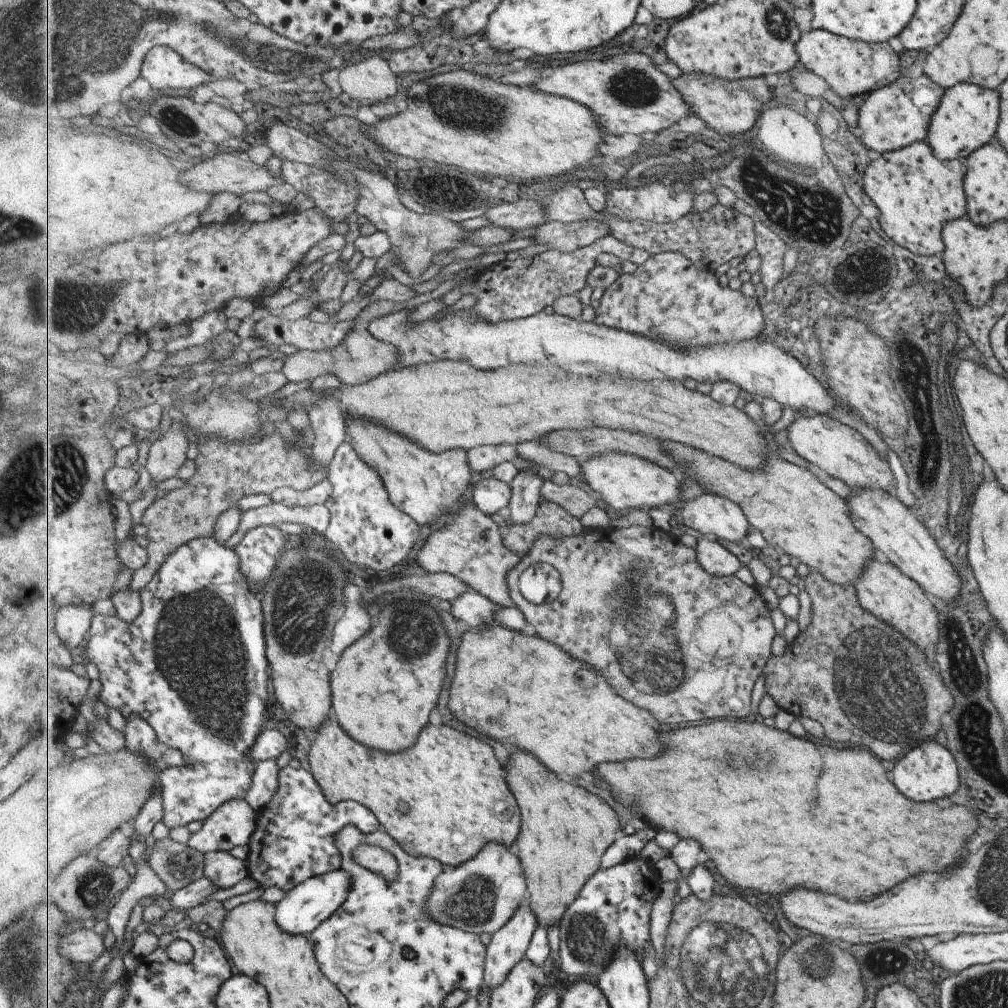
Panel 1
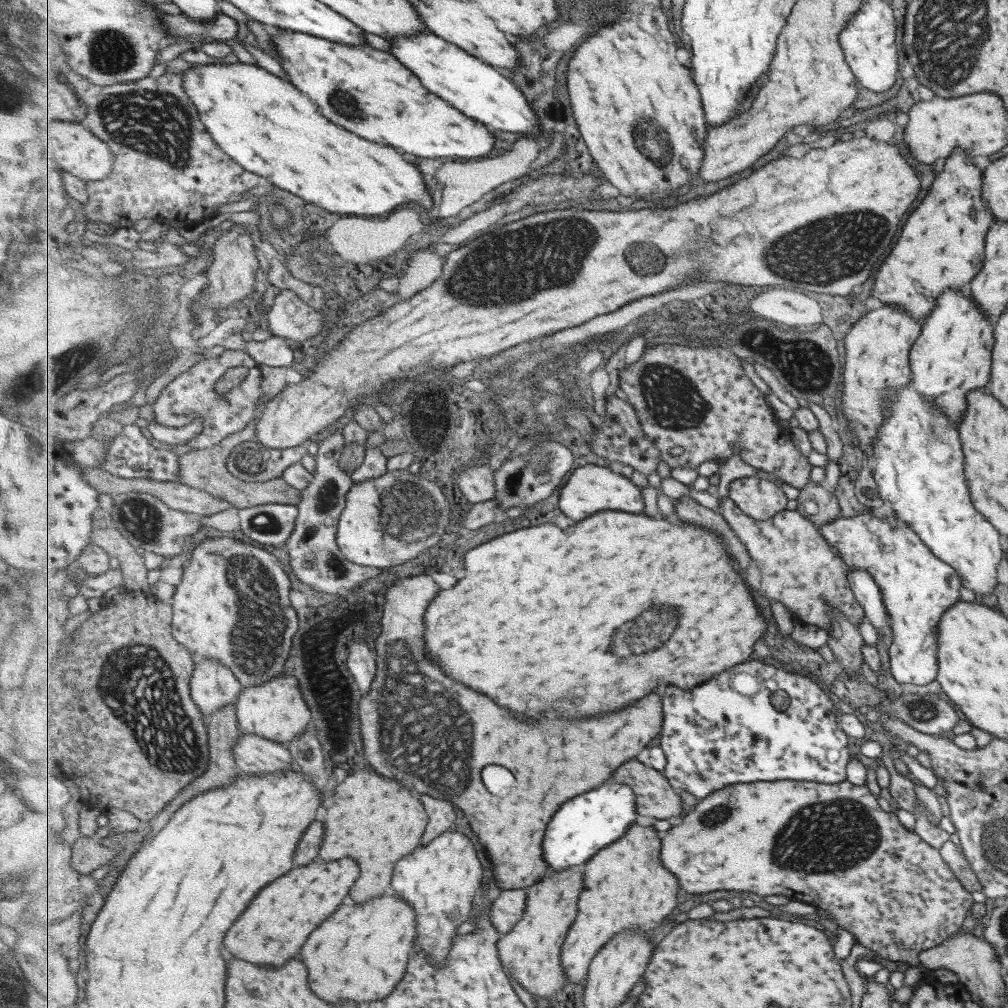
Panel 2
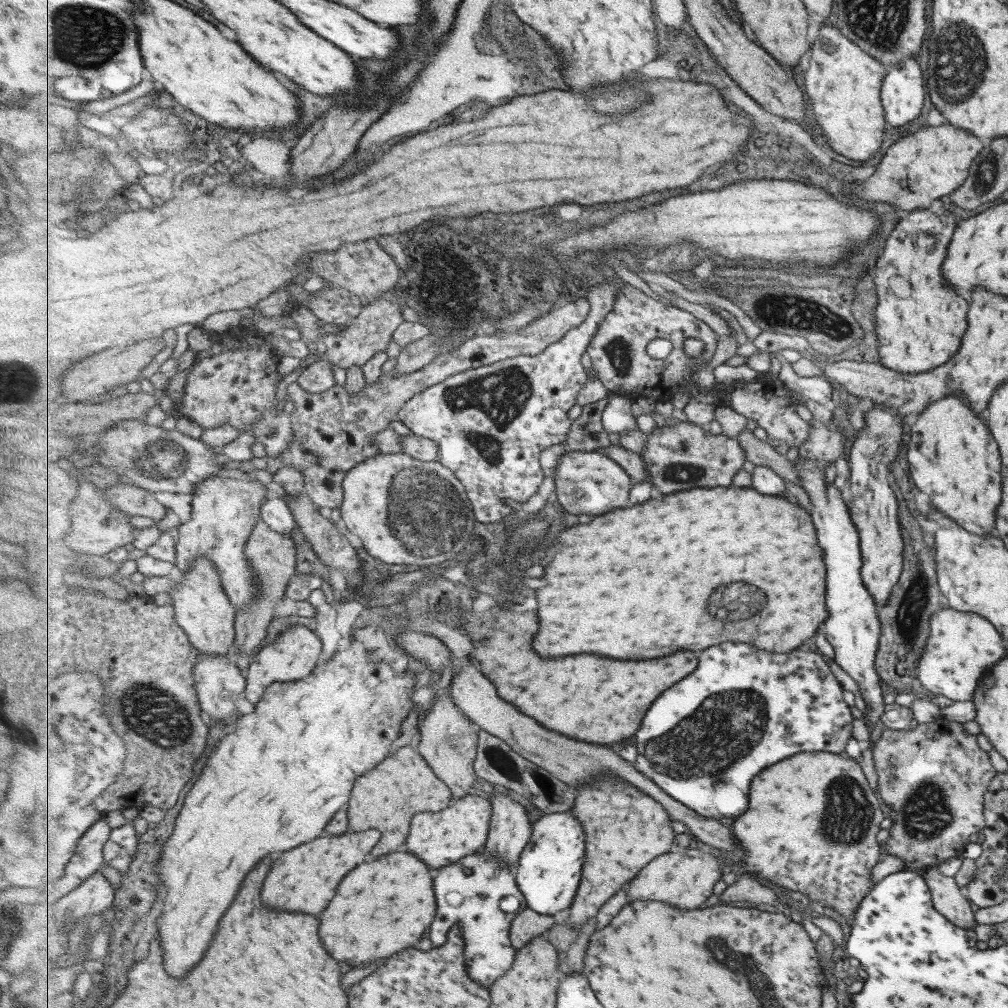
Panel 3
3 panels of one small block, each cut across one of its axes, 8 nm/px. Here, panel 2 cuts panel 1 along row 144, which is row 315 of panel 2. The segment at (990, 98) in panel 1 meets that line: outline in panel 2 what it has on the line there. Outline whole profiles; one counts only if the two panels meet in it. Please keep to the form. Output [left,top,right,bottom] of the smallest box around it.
[908,290,992,425]

